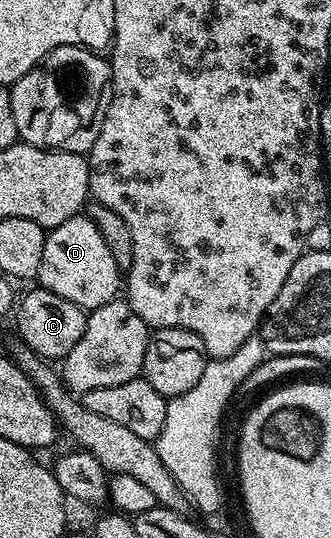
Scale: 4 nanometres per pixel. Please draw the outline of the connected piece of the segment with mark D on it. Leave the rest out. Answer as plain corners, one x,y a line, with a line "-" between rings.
85,214
68,218
68,222
47,231
44,258
40,258
36,280
52,294
84,310
104,306
112,302
120,292
120,273
116,258
112,258
104,238
100,238
100,230
96,230
96,226

